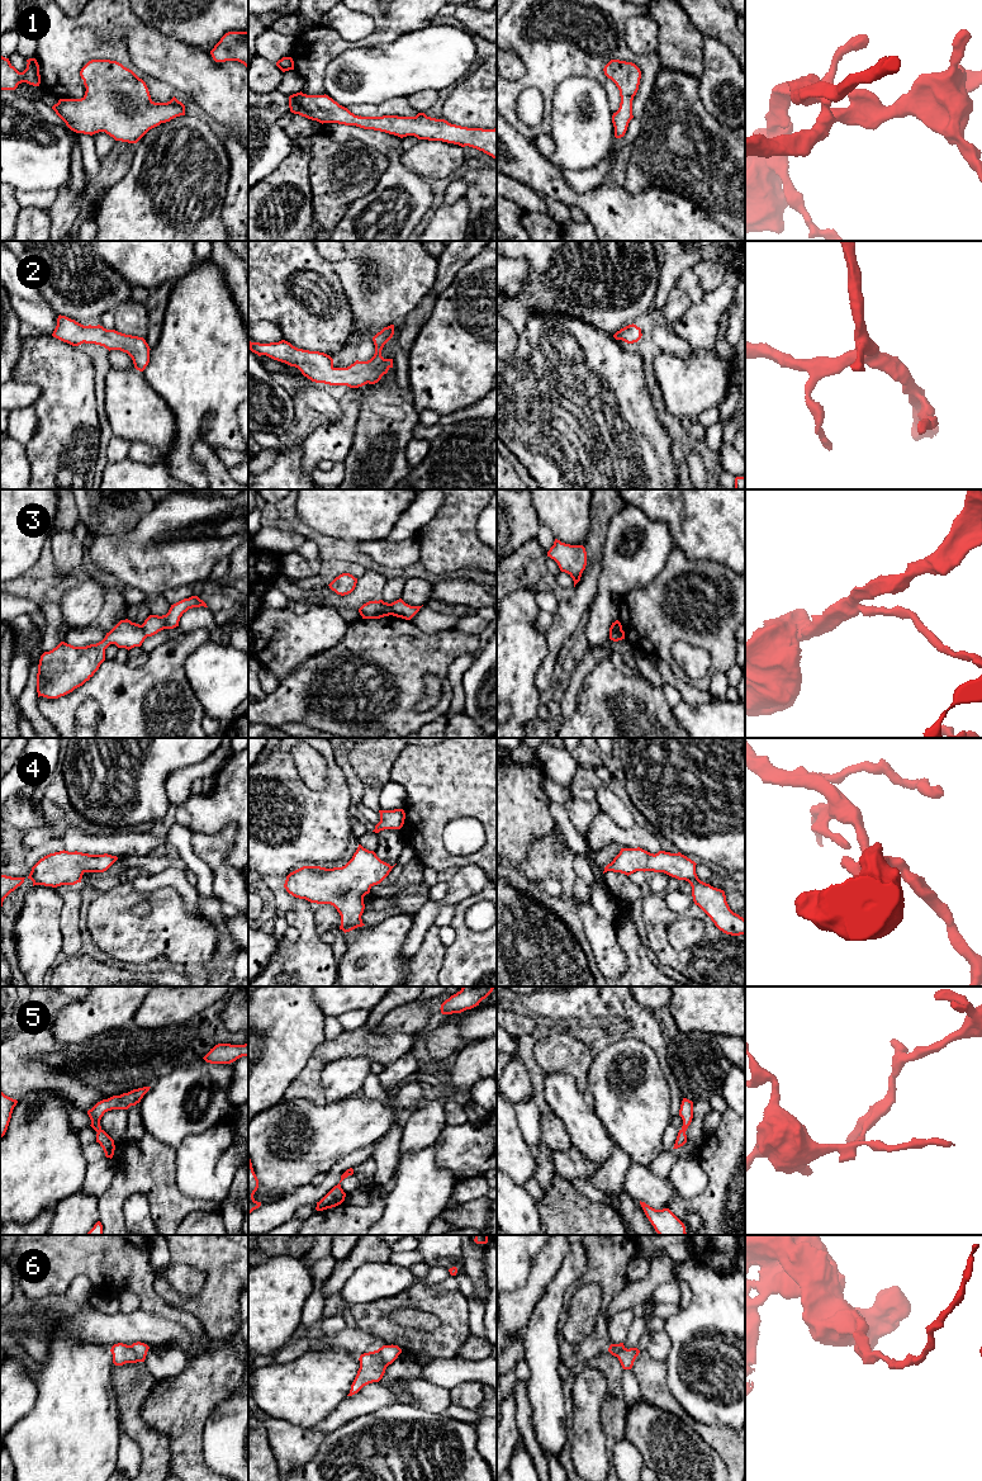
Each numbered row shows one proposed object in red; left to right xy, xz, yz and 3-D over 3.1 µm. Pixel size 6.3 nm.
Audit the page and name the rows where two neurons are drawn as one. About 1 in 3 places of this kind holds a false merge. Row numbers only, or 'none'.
3, 6

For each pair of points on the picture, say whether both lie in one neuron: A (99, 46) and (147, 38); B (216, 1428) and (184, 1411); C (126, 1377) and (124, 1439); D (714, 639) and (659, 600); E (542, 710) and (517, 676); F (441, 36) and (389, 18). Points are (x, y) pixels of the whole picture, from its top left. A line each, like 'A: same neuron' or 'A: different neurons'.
A: different neurons
B: different neurons
C: different neurons
D: same neuron
E: different neurons
F: different neurons

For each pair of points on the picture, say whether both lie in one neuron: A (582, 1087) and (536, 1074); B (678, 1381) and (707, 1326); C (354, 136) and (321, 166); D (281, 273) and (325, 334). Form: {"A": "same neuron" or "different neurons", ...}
{"A": "different neurons", "B": "same neuron", "C": "different neurons", "D": "same neuron"}

